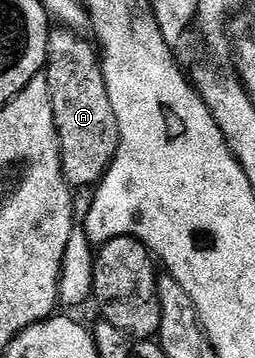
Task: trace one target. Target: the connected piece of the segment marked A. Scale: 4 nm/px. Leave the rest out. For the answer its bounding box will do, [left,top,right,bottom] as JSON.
[45,27,119,190]

